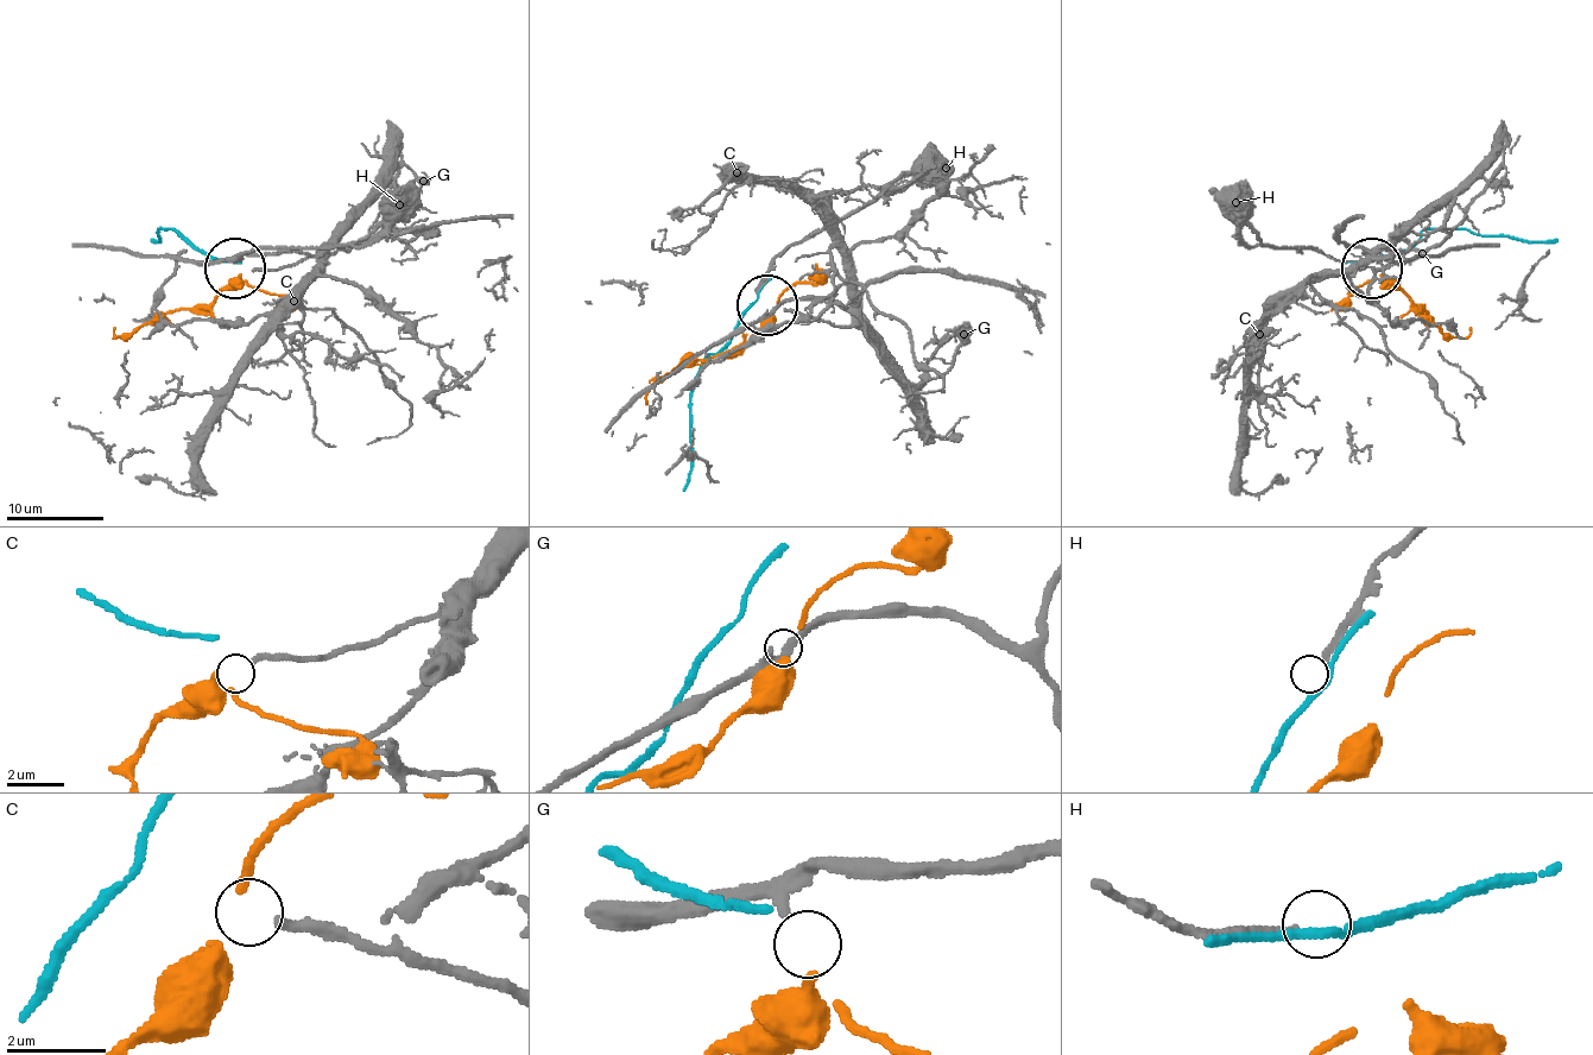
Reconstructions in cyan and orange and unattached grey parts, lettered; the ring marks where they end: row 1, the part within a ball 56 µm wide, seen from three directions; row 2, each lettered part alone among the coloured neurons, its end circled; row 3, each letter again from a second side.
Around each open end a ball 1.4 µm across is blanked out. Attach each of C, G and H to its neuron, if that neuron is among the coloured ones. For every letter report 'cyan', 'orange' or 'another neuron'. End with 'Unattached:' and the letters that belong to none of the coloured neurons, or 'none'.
C: another neuron
G: orange
H: another neuron
Unattached: C, H

